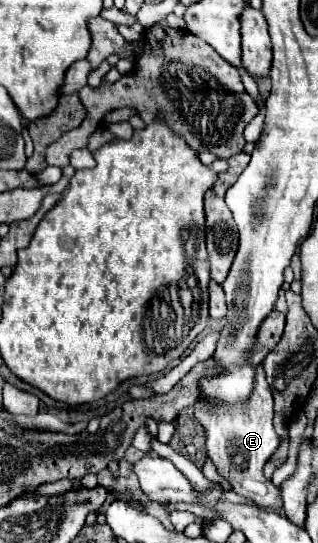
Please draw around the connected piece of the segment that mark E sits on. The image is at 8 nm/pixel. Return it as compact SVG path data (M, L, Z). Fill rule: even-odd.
M263 365L255 367L253 393L245 403L241 405L209 403L205 397L199 397L193 403L193 413L195 419L207 431L207 455L215 463L219 475L233 485L233 491L247 499L253 499L263 507L279 511L283 501L279 501L275 485L263 477L263 465L279 447L279 437L273 429L273 397L265 381Z

